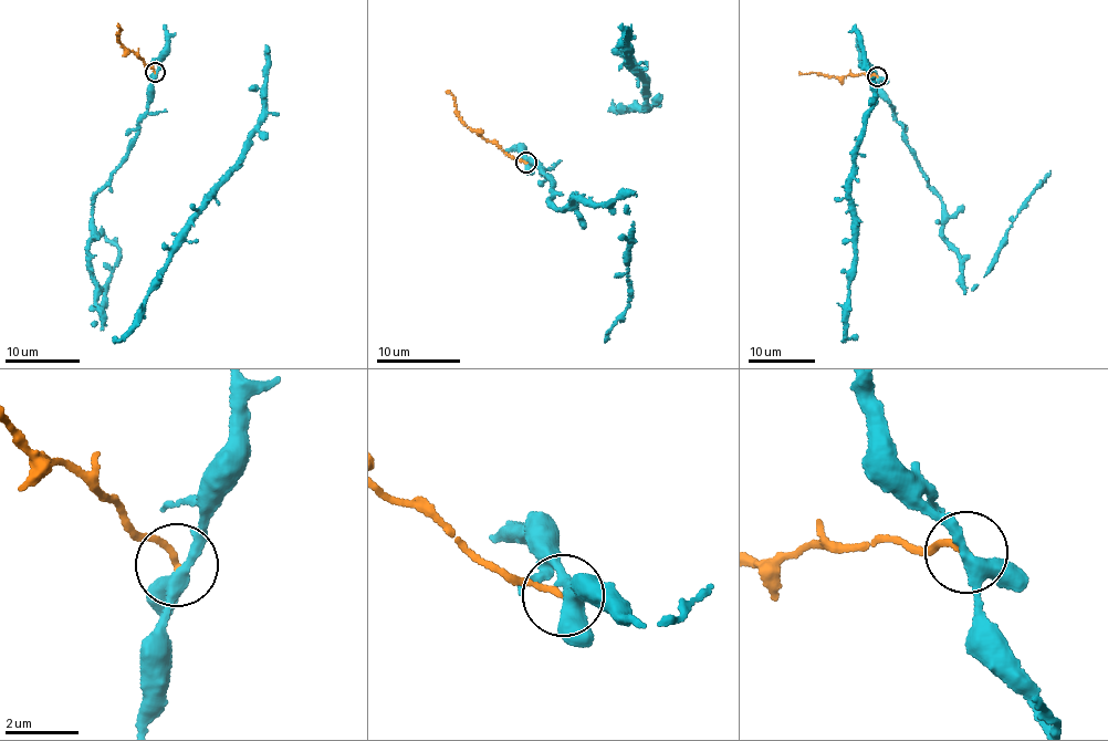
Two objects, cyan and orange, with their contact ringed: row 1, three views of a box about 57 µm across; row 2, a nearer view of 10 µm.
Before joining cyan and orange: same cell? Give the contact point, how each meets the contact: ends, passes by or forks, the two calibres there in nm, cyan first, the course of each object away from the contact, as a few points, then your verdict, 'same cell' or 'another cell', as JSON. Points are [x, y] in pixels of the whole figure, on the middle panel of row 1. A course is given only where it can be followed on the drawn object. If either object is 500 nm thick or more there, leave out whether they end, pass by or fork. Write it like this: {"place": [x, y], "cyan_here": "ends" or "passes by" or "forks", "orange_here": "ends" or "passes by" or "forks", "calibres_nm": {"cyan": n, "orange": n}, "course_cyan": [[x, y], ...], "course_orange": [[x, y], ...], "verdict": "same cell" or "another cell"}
{"place": [526, 163], "cyan_here": "forks", "orange_here": "ends", "calibres_nm": {"cyan": 320, "orange": 140}, "course_cyan": [[526, 162], [551, 175], [550, 200], [561, 209], [577, 197], [604, 204], [634, 195], [629, 301], [605, 342]], "course_orange": [[526, 163], [504, 153], [473, 131], [457, 110], [456, 100], [446, 92]], "verdict": "another cell"}

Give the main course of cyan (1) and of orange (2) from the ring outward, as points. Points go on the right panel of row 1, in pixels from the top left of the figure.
1: (876, 75), (878, 92), (941, 201), (943, 239), (959, 258), (965, 290), (986, 274), (1005, 232), (1051, 170)
2: (877, 75), (863, 73), (838, 77), (800, 72)

